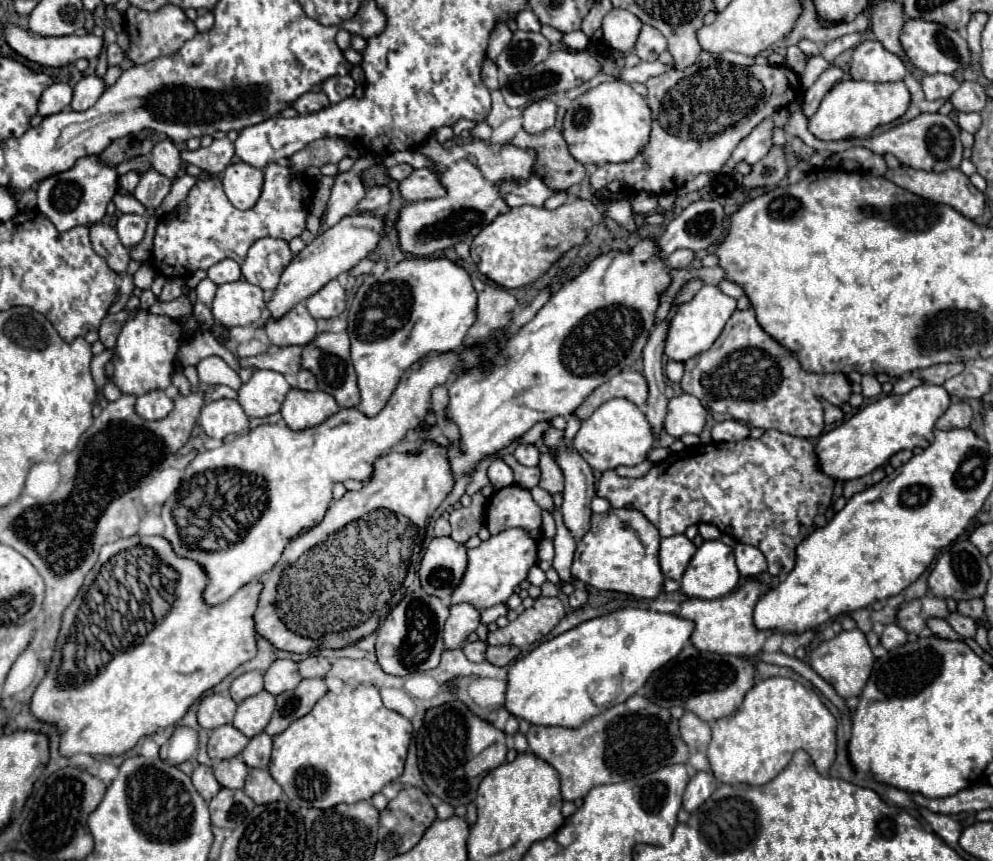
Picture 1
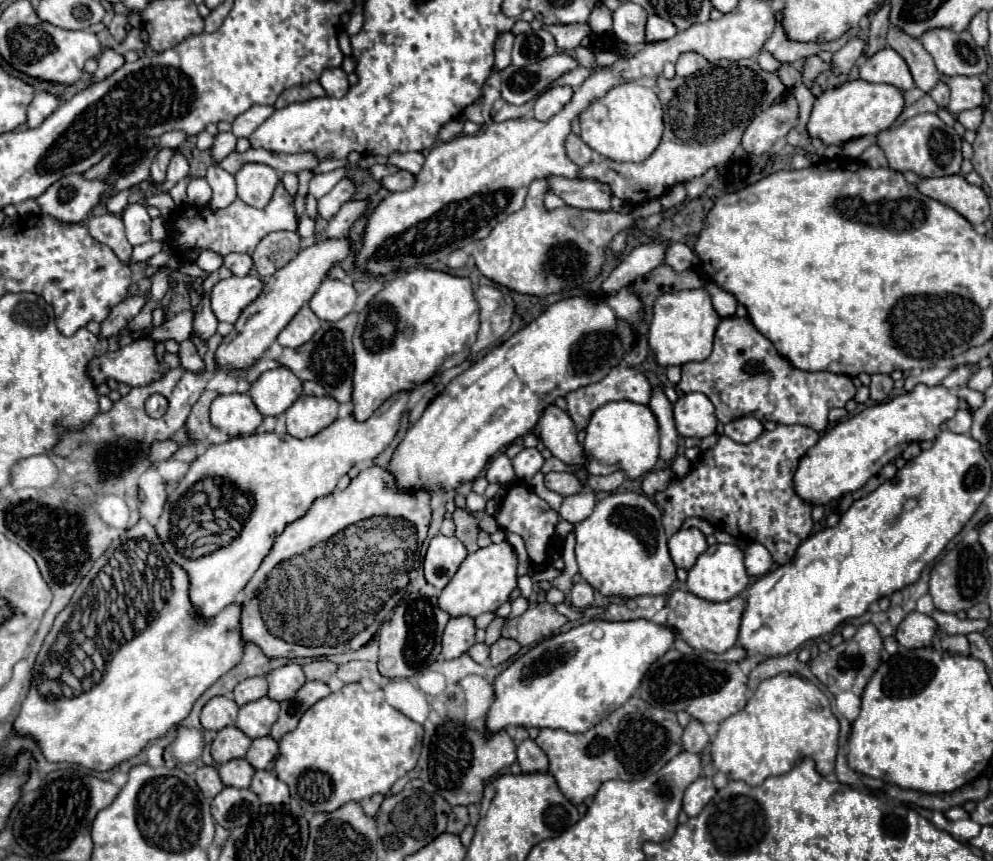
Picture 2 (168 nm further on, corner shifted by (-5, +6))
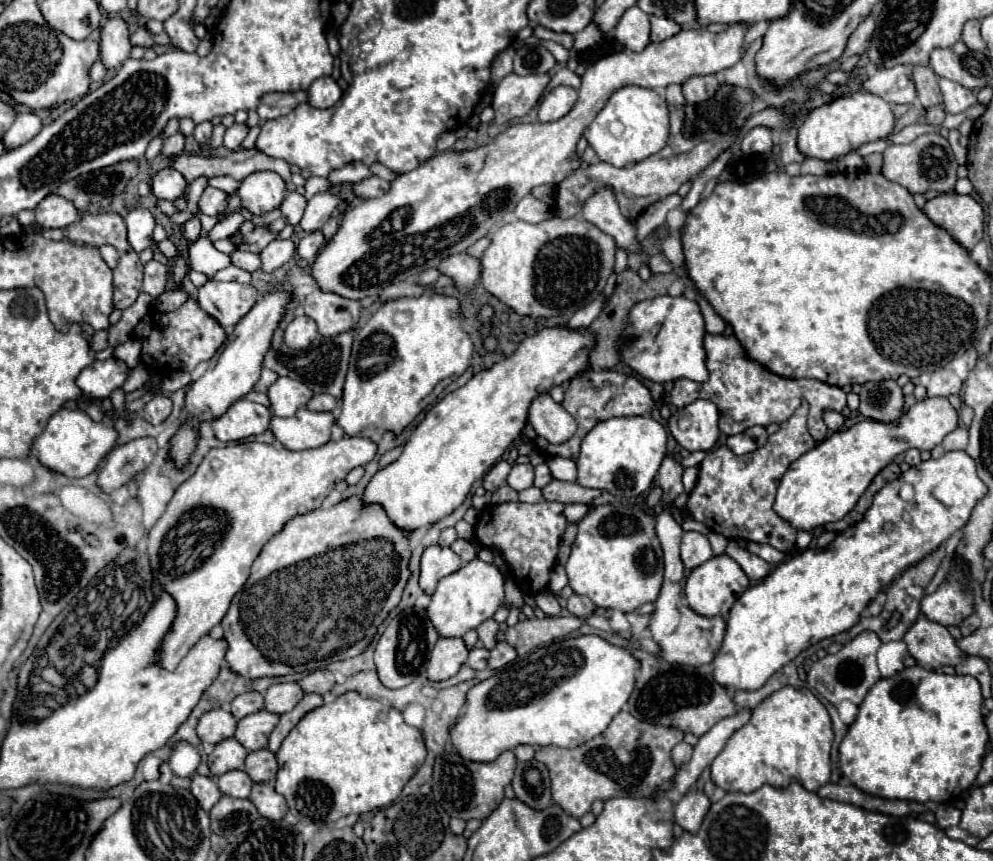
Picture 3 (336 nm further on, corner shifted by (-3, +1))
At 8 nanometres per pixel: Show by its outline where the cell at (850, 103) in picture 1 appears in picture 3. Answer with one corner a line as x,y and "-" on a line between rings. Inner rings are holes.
854,91
842,95
818,109
814,109
806,121
798,127
798,149
804,157
834,161
850,151
856,151
860,145
886,139
894,129
894,115
890,105
868,91

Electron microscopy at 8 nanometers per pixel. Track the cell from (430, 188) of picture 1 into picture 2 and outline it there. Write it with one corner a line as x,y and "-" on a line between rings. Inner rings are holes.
398,170
396,174
390,174
382,180
382,186
388,188
390,192
402,192
402,190
408,190
416,184
416,176
412,172
406,172
406,170

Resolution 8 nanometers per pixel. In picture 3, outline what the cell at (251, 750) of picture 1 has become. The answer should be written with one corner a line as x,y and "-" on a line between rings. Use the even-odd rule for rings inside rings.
258,749
248,753
246,757
246,767
244,771
254,783
272,783
278,771
278,763
272,751
268,749

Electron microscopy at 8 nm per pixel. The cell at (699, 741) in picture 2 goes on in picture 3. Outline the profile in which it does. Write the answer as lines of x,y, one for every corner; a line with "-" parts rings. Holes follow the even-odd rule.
684,741
672,749
672,761
676,767
686,765
690,761
690,757
692,757
692,745
688,745

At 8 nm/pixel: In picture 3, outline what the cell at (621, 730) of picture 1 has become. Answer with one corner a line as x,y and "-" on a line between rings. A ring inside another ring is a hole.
620,711
608,729
592,741
576,749
542,747
536,751
536,761
544,763
550,773
552,799
564,813
580,819
592,807
592,801
614,797
656,797
658,791
668,791
674,785
676,767
672,765
670,751
684,739
684,733
672,727
648,725
636,721
628,711

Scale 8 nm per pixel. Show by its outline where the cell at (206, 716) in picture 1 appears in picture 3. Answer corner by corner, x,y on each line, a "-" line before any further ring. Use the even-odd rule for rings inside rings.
212,709
204,713
204,717
198,721
198,727
196,727
200,741
212,743
212,745
232,737
234,729
236,729
236,719
232,717
232,713
224,709

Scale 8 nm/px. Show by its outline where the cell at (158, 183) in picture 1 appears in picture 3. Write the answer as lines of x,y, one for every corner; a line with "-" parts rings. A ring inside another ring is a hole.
176,131
174,135
170,135
166,141
164,141
164,147
162,147
162,153
168,155
168,157
174,157
178,153
184,151
184,135
180,131

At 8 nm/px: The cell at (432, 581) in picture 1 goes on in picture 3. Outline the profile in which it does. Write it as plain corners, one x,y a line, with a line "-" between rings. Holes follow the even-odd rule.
426,547
420,563
420,587
432,595
438,581
462,567
462,559
450,547

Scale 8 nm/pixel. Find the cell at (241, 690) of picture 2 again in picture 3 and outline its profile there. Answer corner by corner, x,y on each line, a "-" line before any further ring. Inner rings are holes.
250,691
250,693
242,693
240,697
236,697
232,703
230,703
230,713
236,717
236,719
242,719
250,713
256,713
264,707
264,697
262,693
256,693
256,691

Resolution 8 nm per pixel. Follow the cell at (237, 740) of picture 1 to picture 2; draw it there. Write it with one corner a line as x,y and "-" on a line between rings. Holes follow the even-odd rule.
236,726
222,728
212,742
212,758
216,762
228,762
232,758
242,758
250,746
250,738

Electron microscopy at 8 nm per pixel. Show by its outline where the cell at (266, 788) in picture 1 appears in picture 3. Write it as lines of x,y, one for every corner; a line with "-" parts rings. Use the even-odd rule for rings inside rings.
256,783
252,787
250,801
256,805
256,809
262,817
272,819
272,821
280,821
288,813
288,805
286,805
284,797
280,797
276,793
272,783

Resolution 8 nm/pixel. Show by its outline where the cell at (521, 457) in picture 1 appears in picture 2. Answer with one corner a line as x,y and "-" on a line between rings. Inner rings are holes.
524,448
524,450
512,460
512,464
514,464
514,470
516,470
518,482
528,484
528,482
534,478
534,474
542,468
544,458
542,458
542,454
540,454
536,448

